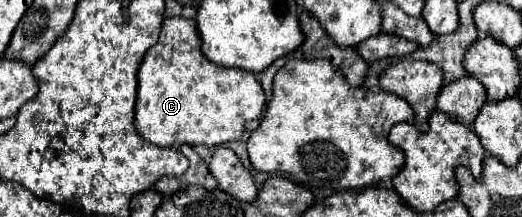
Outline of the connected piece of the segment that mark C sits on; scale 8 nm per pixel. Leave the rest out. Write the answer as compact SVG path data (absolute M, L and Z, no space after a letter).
M179 16L179 18L165 18L165 20L163 20L161 38L159 38L159 42L157 42L155 46L151 46L151 48L147 50L147 54L145 54L145 58L143 58L141 66L139 66L139 72L137 72L135 128L137 128L137 132L139 132L145 140L149 140L149 142L153 142L153 144L157 144L157 146L167 146L167 148L177 148L179 144L191 144L191 146L205 144L205 146L209 146L209 148L221 146L221 144L227 144L227 142L231 142L231 140L237 140L237 138L243 134L245 124L261 116L263 106L265 106L265 94L263 94L263 88L261 88L261 84L257 82L255 74L245 72L245 70L241 70L241 68L221 68L221 66L209 62L209 60L203 56L203 52L201 52L201 38L199 38L199 34L197 34L197 22L195 22L195 20L187 20L187 18L181 18L181 16Z

